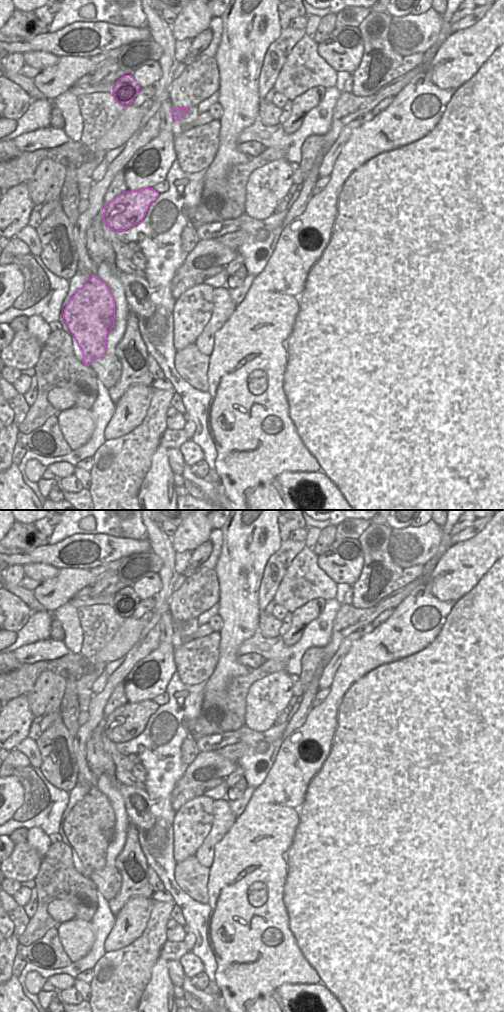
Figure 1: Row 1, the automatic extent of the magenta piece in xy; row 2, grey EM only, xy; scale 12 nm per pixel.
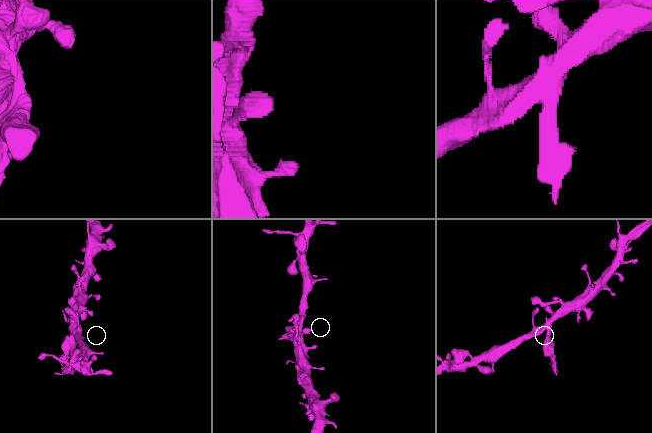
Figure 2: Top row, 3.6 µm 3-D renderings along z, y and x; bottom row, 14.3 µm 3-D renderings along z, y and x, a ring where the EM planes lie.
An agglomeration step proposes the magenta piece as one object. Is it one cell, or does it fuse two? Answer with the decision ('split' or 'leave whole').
split

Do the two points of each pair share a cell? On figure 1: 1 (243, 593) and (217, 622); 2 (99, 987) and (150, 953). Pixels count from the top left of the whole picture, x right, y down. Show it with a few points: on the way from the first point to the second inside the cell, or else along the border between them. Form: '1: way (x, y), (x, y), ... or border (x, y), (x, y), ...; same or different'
1: border (217, 614), (222, 619), (220, 630); different
2: way (112, 985), (137, 960); same

